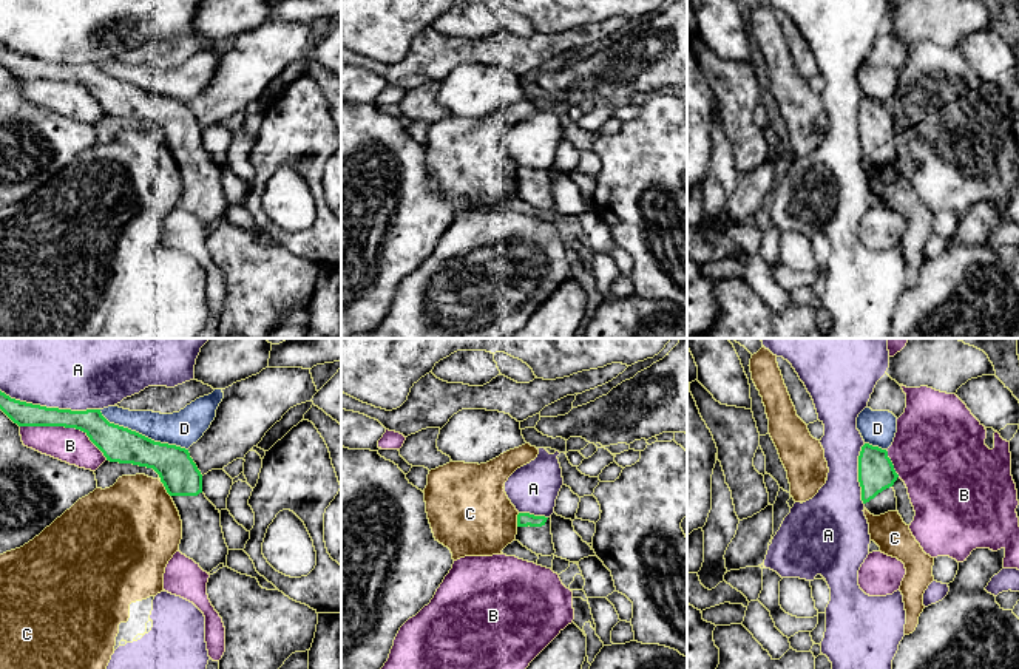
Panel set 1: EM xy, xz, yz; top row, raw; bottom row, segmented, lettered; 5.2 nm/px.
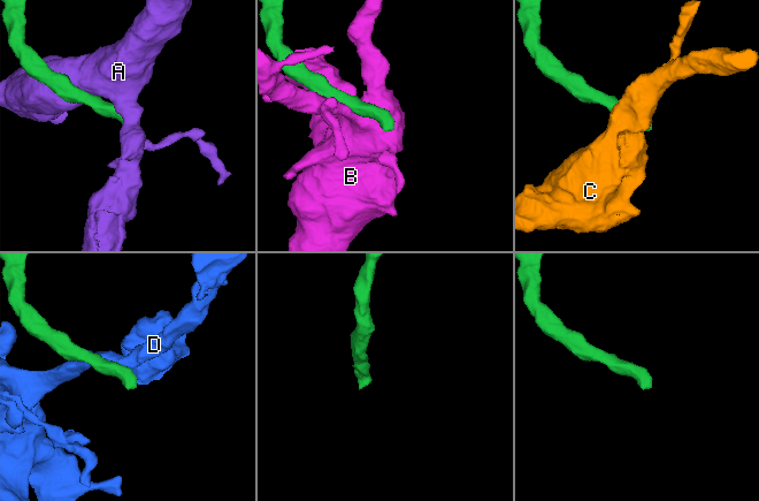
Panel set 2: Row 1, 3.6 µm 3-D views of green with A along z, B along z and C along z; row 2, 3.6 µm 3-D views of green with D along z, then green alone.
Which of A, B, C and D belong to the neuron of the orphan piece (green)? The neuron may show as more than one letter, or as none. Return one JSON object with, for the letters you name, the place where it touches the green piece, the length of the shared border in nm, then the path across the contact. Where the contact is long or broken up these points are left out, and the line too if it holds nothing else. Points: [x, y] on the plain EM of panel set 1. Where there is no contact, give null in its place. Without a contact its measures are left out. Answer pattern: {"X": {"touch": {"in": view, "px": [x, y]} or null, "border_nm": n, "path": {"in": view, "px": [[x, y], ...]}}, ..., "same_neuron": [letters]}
{"same_neuron": []}

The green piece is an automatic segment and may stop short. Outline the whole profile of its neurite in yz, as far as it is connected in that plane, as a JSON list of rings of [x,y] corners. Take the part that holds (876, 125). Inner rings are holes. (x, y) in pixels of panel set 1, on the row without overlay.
[[[865,97],[858,110],[858,136],[865,162],[880,170],[897,164],[897,151],[892,142],[899,128],[894,124],[888,105]]]

